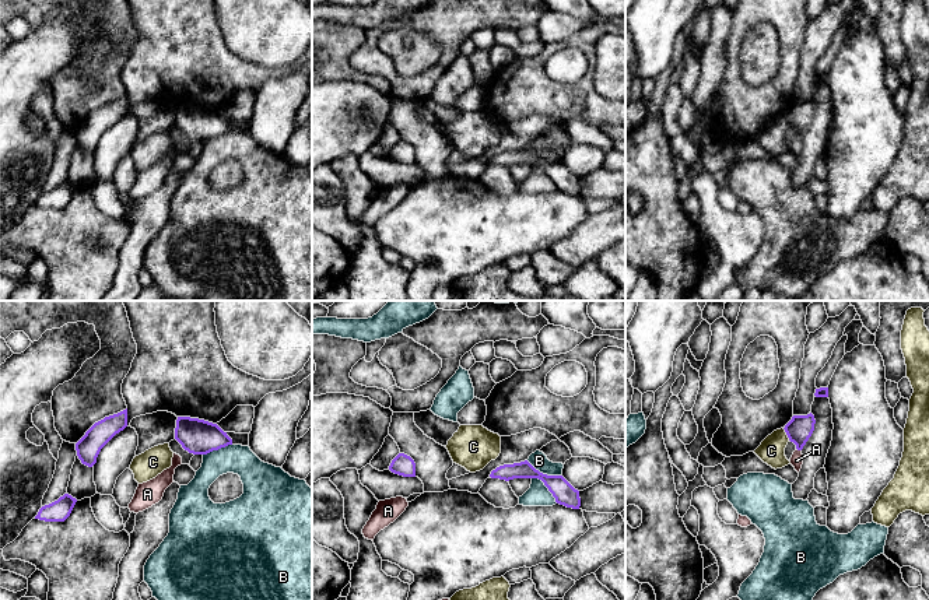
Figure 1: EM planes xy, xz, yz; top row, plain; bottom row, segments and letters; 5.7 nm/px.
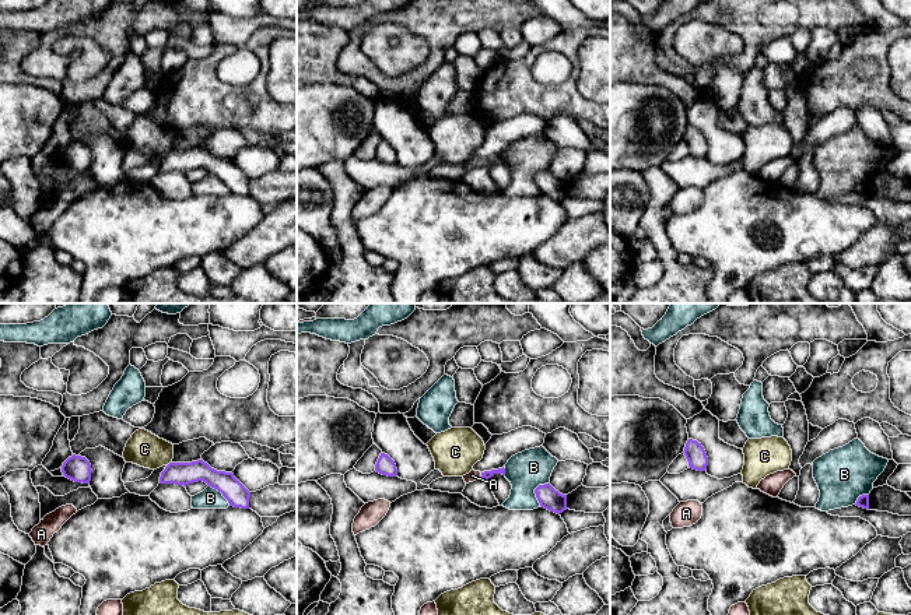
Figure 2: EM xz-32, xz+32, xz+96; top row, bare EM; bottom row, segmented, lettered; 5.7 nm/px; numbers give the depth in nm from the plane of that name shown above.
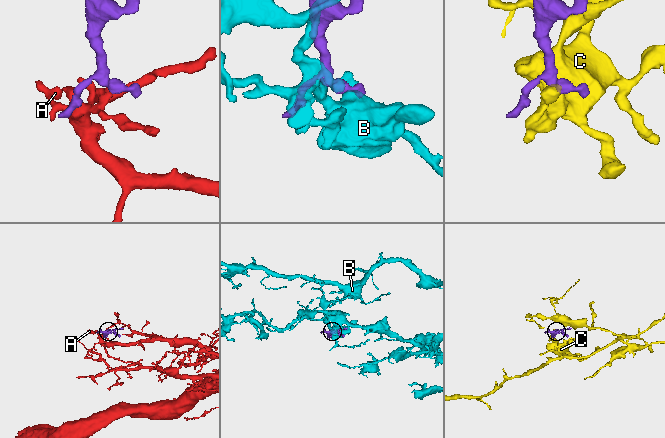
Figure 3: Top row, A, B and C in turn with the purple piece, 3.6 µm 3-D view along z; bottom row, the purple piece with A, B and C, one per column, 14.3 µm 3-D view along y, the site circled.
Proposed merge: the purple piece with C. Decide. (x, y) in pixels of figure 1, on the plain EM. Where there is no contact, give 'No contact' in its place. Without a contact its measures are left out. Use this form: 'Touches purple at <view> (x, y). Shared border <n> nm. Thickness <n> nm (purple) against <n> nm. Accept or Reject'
Touches purple at yz (786, 120). Shared border 80 nm. Thickness 150 nm (purple) against 150 nm. Reject

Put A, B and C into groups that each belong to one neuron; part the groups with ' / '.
A / B / C

